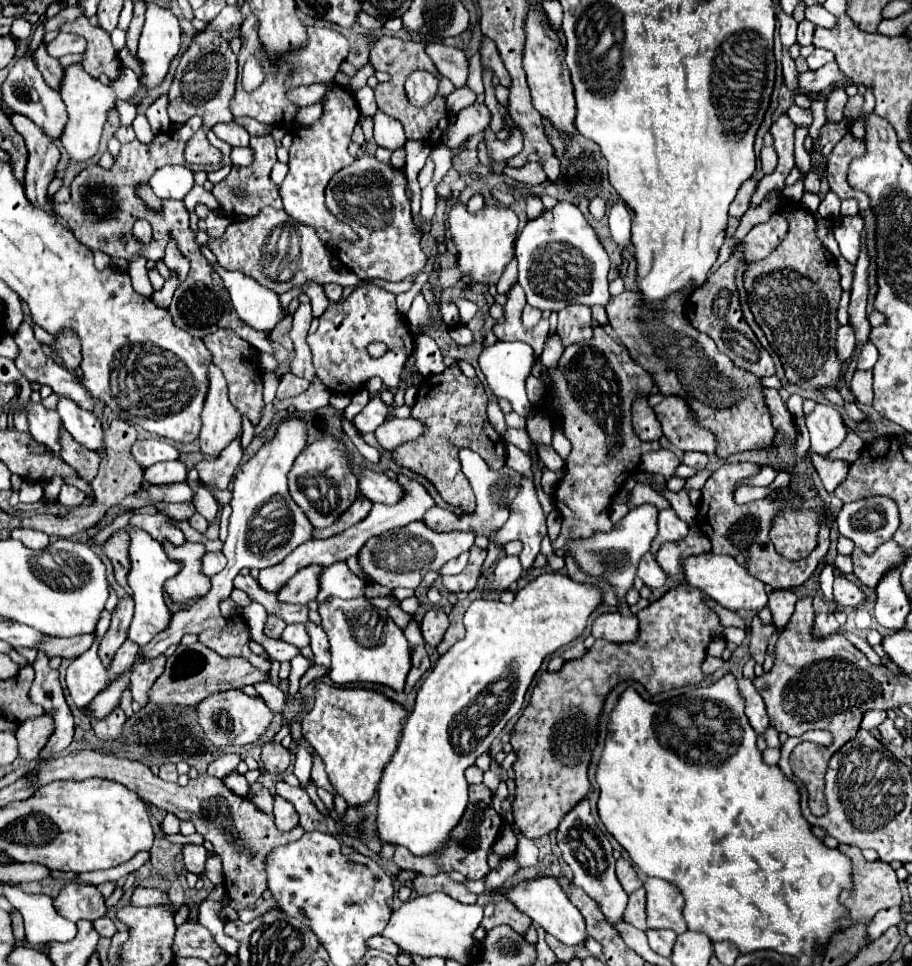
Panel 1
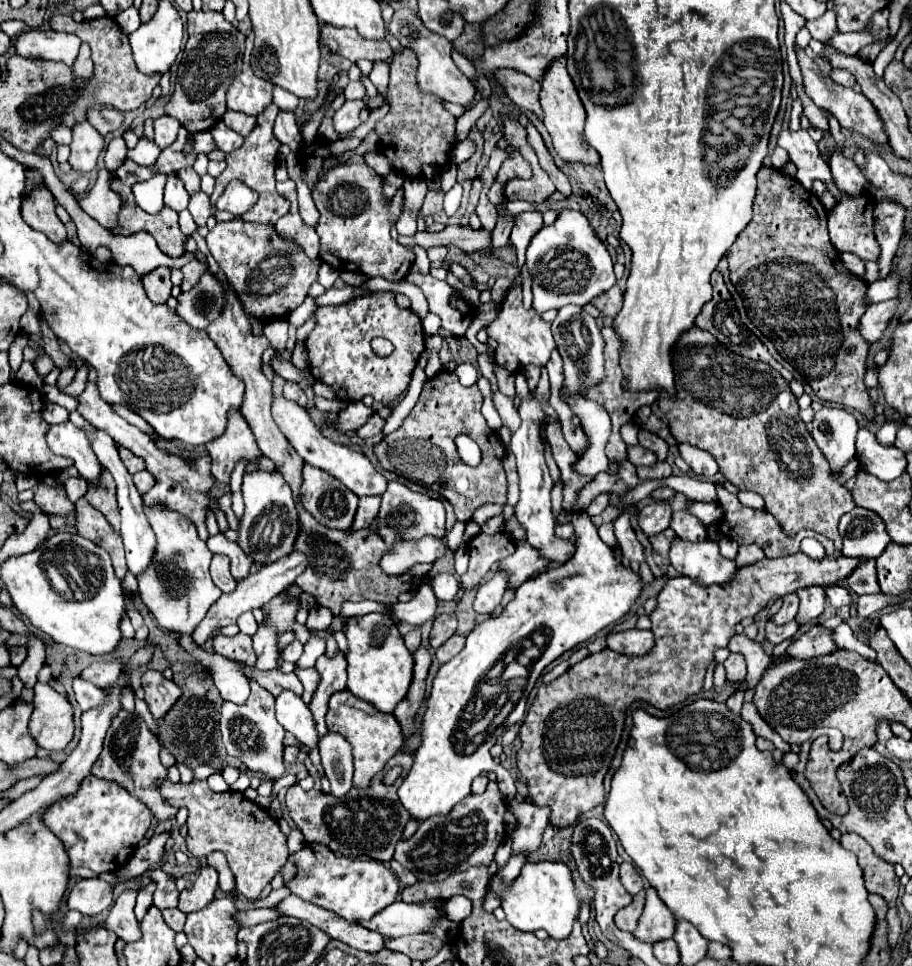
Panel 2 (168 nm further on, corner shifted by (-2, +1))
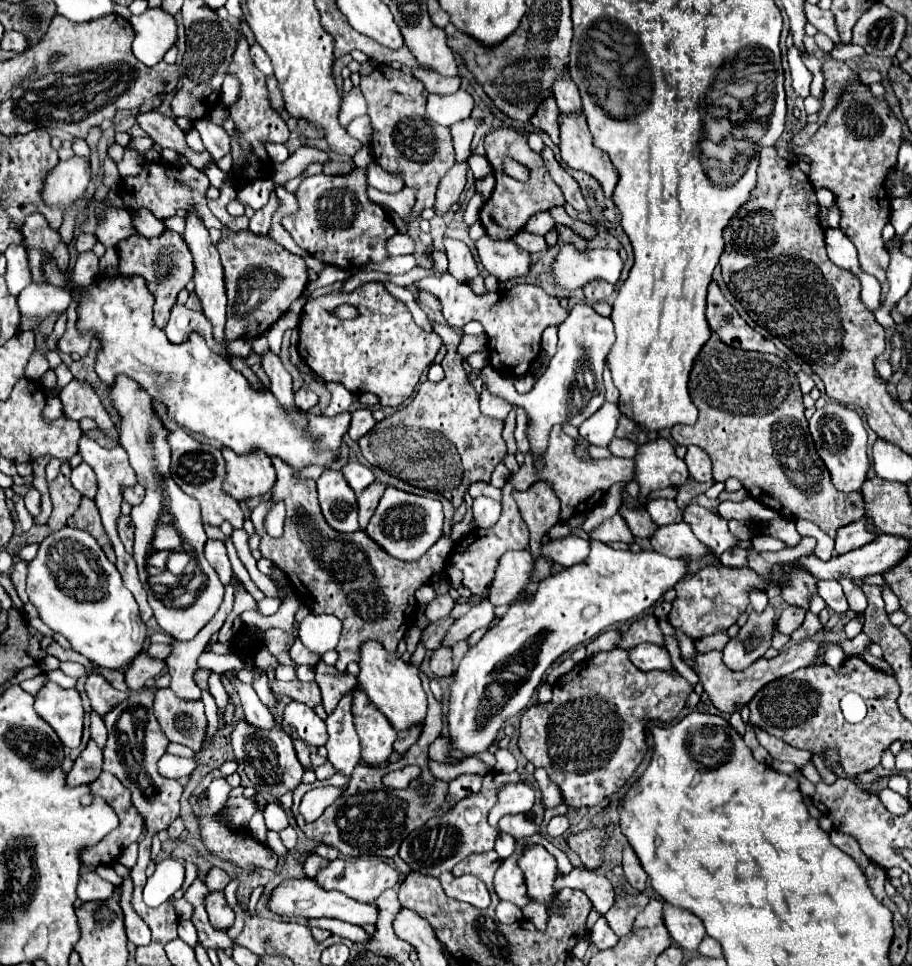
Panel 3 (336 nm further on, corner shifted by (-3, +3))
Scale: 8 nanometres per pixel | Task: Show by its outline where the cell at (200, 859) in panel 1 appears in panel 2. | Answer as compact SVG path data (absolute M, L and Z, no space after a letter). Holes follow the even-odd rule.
M206 866L200 870L200 878L194 882L194 886L186 888L180 892L180 904L178 908L186 914L202 910L204 906L208 906L208 902L212 902L214 892L218 888L218 874L214 868Z

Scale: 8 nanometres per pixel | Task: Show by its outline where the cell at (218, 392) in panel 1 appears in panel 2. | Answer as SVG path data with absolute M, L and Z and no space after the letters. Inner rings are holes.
M240 412L228 414L228 428L224 438L220 436L218 440L208 442L206 450L212 456L212 474L222 484L230 484L230 474L240 460L258 462L262 456L248 422L244 422Z

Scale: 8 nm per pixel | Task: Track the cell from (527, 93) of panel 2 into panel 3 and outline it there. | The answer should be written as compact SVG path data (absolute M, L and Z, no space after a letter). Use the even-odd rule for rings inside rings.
M547 96L547 98L539 104L537 112L535 112L533 118L531 118L531 124L533 124L535 128L545 130L545 132L551 136L551 140L553 140L555 144L559 144L559 124L557 124L557 114L559 114L559 108L557 108L553 96Z

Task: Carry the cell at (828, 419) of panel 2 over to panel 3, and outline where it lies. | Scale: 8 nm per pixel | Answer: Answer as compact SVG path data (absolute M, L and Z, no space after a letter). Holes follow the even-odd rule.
M829 402L821 410L815 410L815 414L809 420L809 430L815 440L815 448L819 456L823 458L825 466L831 472L831 480L835 488L841 492L859 492L869 470L867 430L863 428L861 416L843 404Z

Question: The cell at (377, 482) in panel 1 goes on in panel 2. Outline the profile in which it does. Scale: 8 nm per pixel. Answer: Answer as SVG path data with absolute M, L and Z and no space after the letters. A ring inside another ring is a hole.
M274 396L272 398L272 416L278 424L278 428L284 432L288 442L294 446L294 450L302 456L306 464L312 464L320 470L326 470L334 478L338 478L346 488L350 488L358 496L380 496L388 482L386 478L372 466L372 462L358 450L352 450L350 446L342 446L338 442L332 442L330 438L322 436L322 432L316 428L312 418L308 416L306 408L298 406L296 402L284 398L284 396Z

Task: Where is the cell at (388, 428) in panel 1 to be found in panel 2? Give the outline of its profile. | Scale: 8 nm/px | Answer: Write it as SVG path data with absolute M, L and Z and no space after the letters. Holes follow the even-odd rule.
M372 414L372 418L368 418L368 422L360 430L356 430L356 434L360 438L372 438L372 436L378 436L382 428L384 428L384 418L380 418L378 414Z

